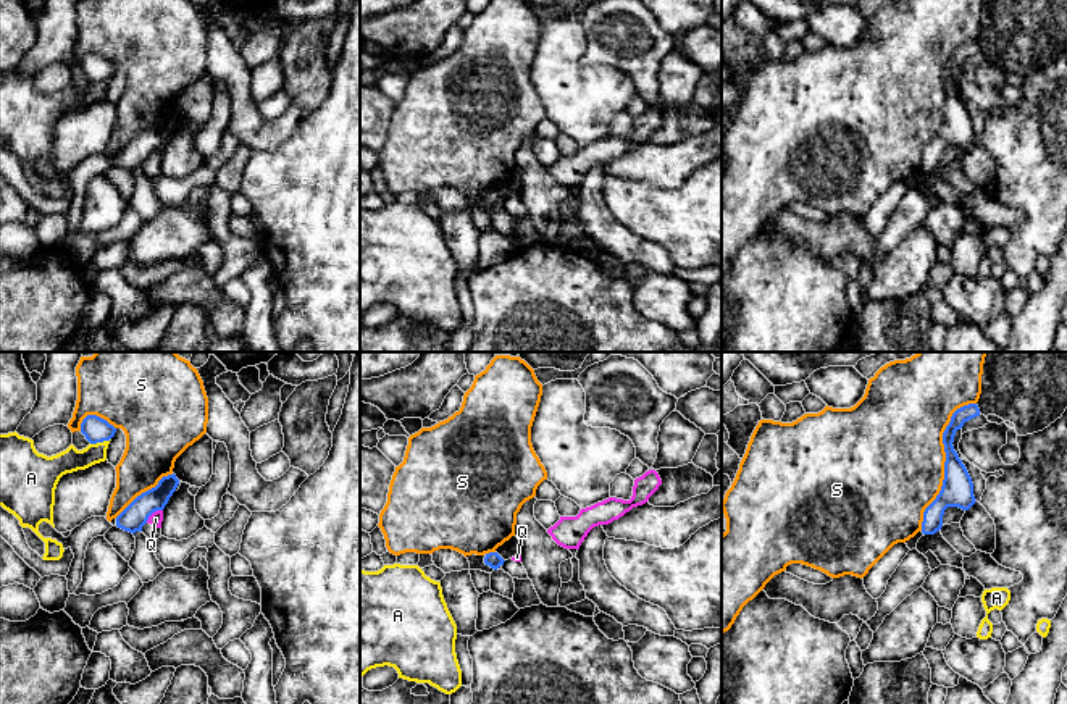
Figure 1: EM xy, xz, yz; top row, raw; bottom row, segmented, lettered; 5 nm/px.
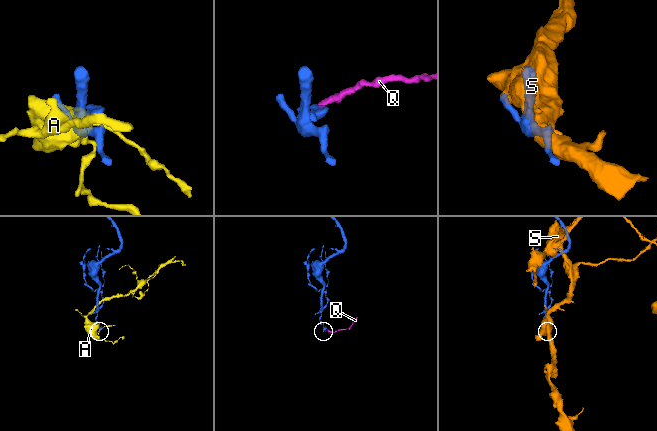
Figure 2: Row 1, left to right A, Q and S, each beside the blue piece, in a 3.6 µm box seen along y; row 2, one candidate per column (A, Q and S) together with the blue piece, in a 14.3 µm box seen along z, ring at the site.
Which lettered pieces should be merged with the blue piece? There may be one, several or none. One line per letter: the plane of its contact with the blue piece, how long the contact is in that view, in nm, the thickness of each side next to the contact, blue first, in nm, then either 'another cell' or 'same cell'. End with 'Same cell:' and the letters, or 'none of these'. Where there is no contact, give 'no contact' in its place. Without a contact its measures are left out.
A: xy | 110 nm | 130/120 nm | another cell
Q: xy | 110 nm | 120/70 nm | another cell
S: yz | 700 nm | 160/480 nm | another cell
Same cell: none of these

